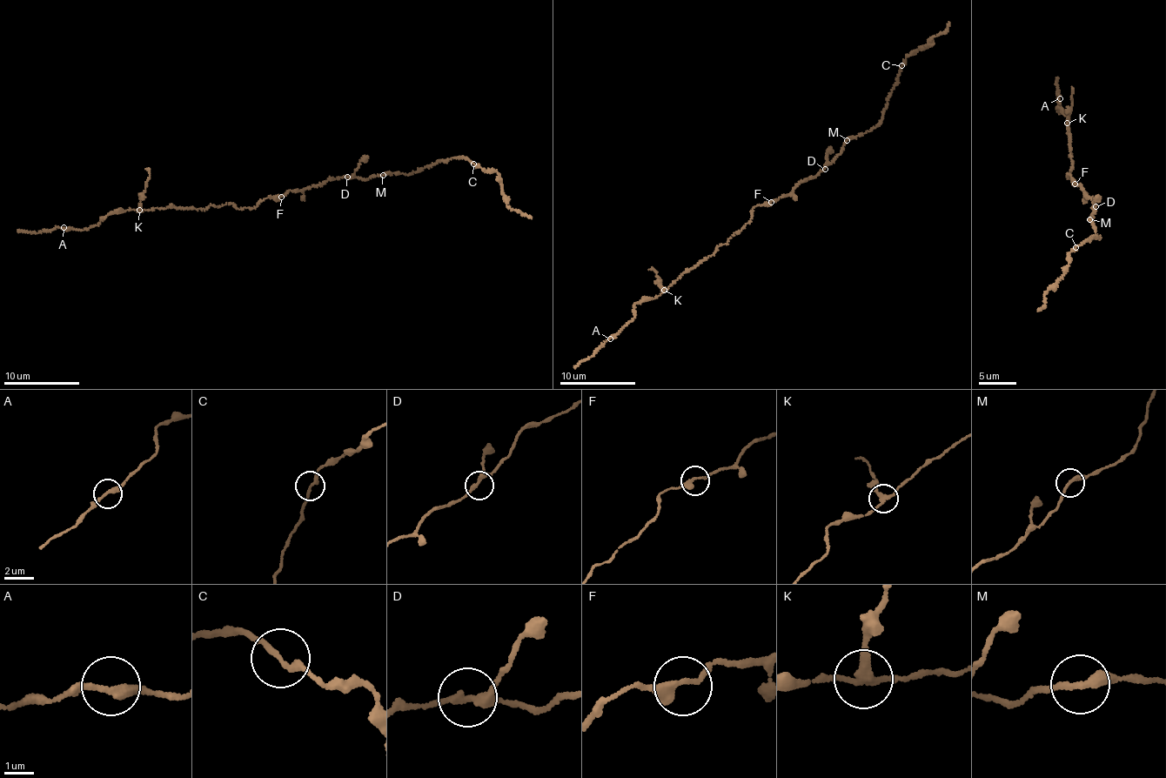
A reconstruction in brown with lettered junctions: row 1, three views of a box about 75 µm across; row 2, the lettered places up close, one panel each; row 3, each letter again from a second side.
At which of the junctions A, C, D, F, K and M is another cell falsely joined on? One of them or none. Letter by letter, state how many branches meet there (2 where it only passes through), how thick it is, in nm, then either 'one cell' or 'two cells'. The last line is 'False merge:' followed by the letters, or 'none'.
A: branches 2; calibre 280 nm; one cell
C: branches 2; calibre 220 nm; one cell
D: branches 3; calibre 240 nm; one cell
F: branches 2; calibre 280 nm; one cell
K: branches 3; calibre 200 nm; two cells
M: branches 2; calibre 240 nm; one cell
False merge: K

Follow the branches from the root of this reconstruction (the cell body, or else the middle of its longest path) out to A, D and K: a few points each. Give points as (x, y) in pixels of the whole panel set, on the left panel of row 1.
A: (288, 191), (250, 208), (231, 204), (126, 210), (84, 230), (63, 227)
D: (288, 191), (347, 177)
K: (288, 191), (265, 198), (250, 208), (236, 208), (226, 204), (196, 209), (156, 208), (139, 211)

